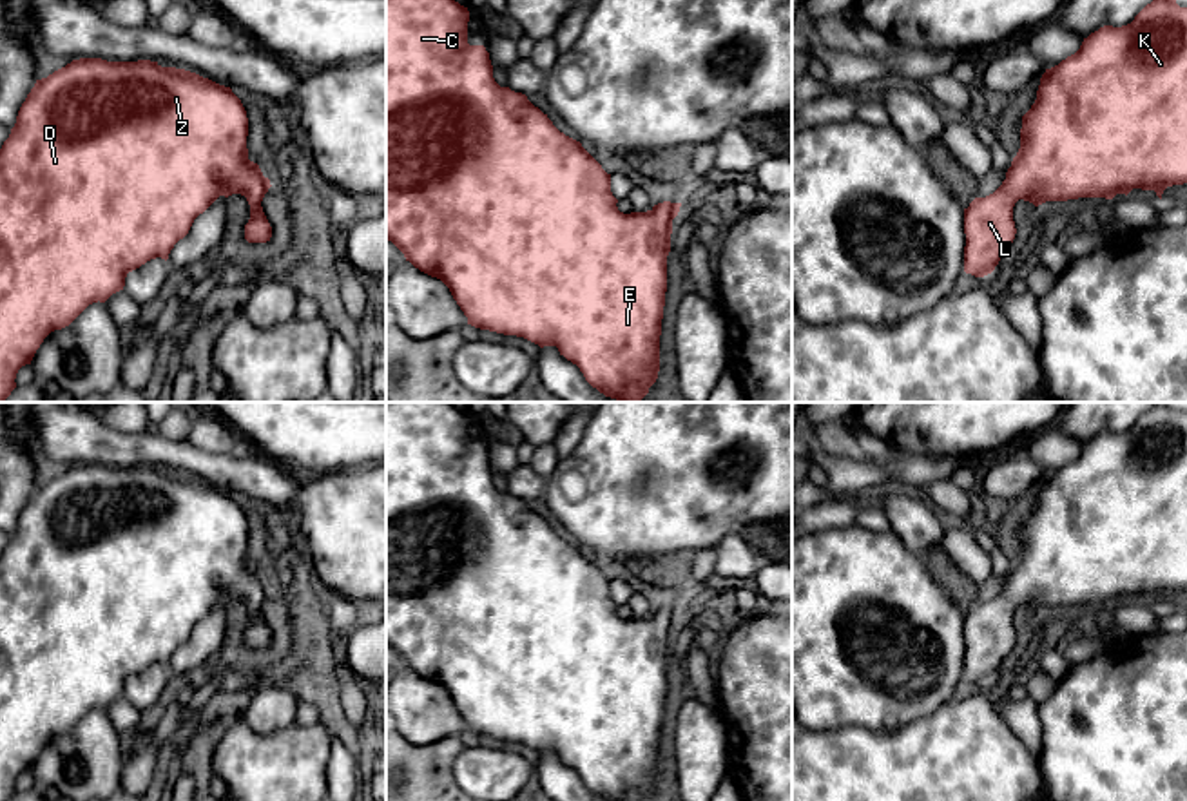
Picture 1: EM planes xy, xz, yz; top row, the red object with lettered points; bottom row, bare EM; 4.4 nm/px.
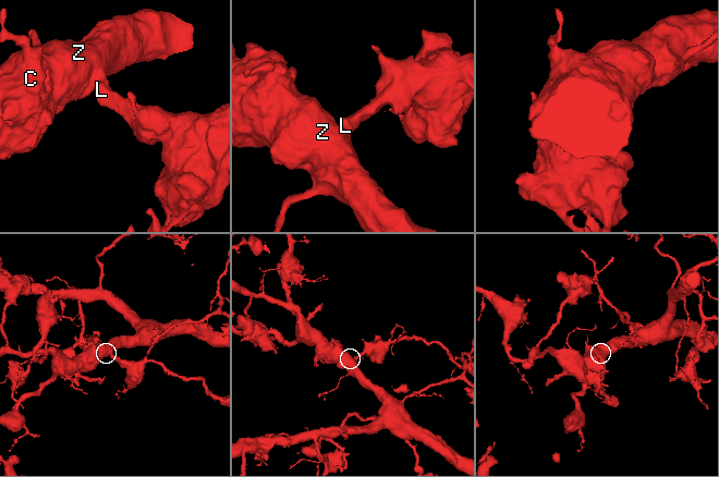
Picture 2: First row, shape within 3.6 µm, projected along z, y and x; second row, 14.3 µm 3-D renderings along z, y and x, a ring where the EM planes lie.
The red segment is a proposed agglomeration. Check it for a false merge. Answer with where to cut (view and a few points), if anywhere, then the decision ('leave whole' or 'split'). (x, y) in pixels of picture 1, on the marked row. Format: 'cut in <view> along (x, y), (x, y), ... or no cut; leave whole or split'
no cut; leave whole

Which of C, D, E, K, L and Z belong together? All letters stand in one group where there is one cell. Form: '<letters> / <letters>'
C D E K L Z

